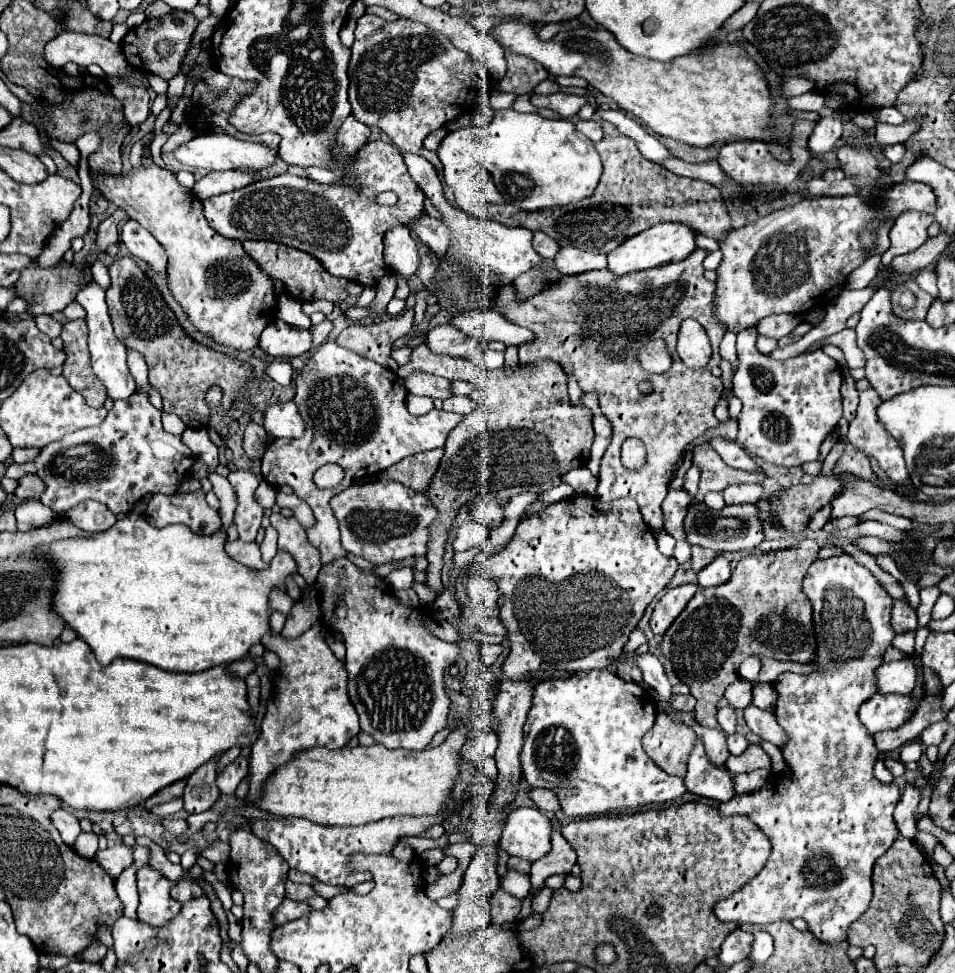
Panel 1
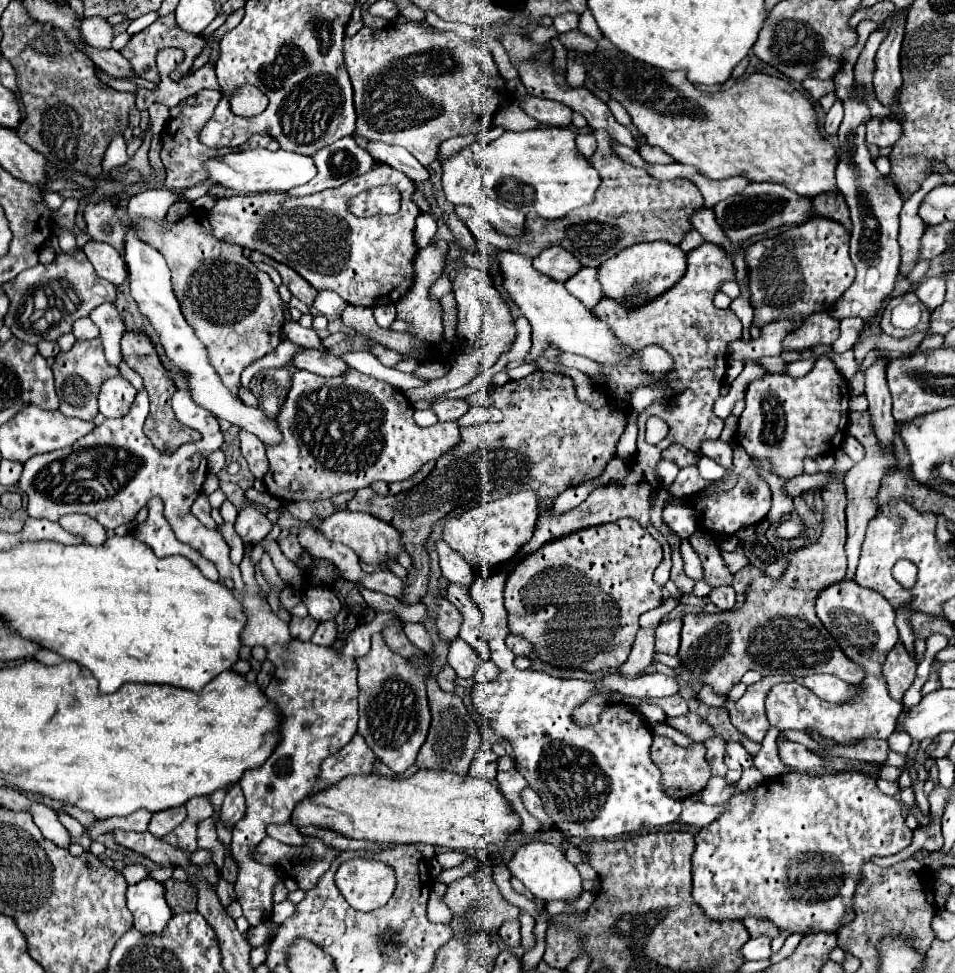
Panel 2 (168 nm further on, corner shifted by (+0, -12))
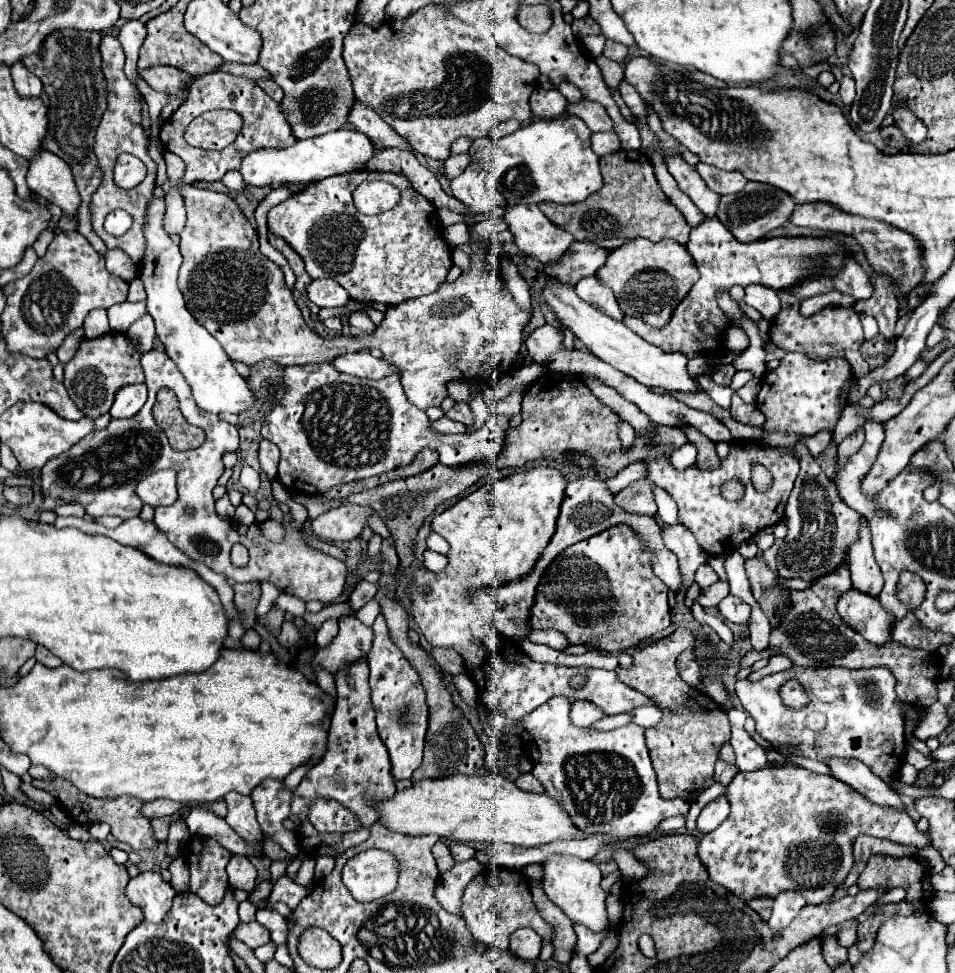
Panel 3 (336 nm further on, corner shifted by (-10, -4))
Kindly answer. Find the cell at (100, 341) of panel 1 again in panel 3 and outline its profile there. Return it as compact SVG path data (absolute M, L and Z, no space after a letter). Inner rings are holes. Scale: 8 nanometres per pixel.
M127 385L117 391L115 403L109 413L113 419L127 419L127 417L137 415L145 401L147 401L147 387L145 385Z

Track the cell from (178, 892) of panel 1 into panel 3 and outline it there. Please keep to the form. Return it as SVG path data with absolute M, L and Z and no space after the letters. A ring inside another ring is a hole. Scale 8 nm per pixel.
M177 857L171 865L169 865L169 871L171 871L171 885L175 887L177 893L189 893L189 869L185 865L185 861L181 857Z

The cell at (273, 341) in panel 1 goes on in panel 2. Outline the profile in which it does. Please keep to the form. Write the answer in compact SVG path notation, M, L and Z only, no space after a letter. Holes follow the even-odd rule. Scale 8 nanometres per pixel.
M301 349L293 355L291 365L297 369L307 369L311 373L323 375L323 377L333 377L341 375L347 369L347 363L341 361L333 353L321 353L315 349Z

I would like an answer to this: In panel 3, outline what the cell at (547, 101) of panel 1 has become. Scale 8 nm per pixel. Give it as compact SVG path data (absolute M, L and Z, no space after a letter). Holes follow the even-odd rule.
M537 87L529 99L531 103L531 111L535 117L539 119L547 119L547 117L559 117L565 113L567 107L567 99L557 91L557 89L543 89Z

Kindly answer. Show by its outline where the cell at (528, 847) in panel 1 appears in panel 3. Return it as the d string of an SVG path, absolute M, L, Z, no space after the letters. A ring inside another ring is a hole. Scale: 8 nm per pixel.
M551 855L545 863L545 883L543 889L547 897L573 921L585 925L587 929L601 933L609 927L609 917L605 909L607 893L601 889L601 871L593 861L583 861L571 855Z

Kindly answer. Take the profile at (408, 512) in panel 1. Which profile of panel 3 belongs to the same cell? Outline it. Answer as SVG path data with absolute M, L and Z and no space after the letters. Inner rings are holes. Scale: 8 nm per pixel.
M341 503L337 509L331 509L311 521L309 531L321 539L351 541L361 533L363 527L367 527L369 513L373 513L369 507Z

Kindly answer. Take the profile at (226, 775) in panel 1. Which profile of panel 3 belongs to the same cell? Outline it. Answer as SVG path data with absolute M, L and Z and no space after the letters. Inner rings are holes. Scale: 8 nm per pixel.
M229 793L225 797L229 813L227 813L227 823L231 825L231 829L245 839L249 845L257 845L263 841L263 831L255 819L255 809L253 809L253 801L245 795L239 793Z

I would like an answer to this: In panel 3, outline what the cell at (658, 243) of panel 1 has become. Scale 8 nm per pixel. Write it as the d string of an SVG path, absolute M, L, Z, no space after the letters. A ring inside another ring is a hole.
M633 239L609 253L607 263L597 271L597 277L601 283L611 287L625 315L639 317L651 327L665 327L677 303L685 299L693 283L699 279L699 271L685 245L679 245L671 239L663 239L659 243Z

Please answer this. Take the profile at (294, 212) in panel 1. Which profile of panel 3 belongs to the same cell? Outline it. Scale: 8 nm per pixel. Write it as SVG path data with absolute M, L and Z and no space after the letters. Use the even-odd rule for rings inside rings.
M353 171L345 175L333 175L323 181L315 181L301 193L295 193L287 201L273 207L269 211L267 225L271 233L275 231L275 235L287 239L287 243L301 255L305 271L309 273L311 279L323 279L323 277L335 279L357 303L383 303L393 307L407 299L435 293L439 285L445 283L445 277L453 265L451 249L447 249L447 243L439 235L439 219L435 207L431 209L431 203L423 195L417 195L417 191L411 187L407 177L399 173ZM365 179L381 179L397 187L401 193L399 203L393 209L373 217L361 215L353 205L351 193Z

